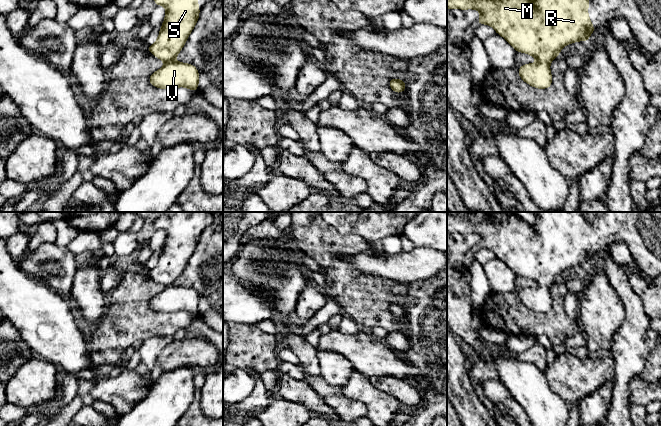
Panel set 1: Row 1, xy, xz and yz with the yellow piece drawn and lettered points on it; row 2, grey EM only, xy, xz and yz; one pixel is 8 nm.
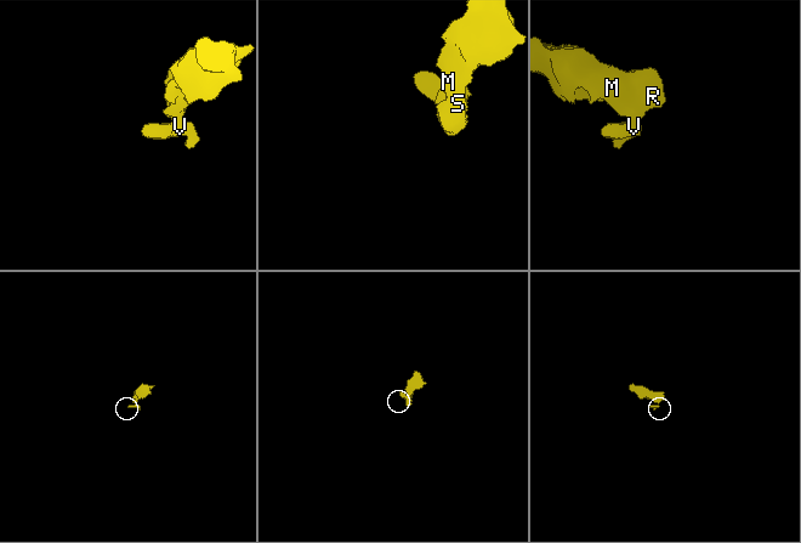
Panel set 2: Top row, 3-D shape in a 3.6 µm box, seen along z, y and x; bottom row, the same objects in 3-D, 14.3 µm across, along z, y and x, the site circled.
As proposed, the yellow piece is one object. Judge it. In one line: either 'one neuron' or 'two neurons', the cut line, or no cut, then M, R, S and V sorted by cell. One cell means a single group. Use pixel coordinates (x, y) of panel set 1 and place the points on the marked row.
one neuron; no cut; M R S V

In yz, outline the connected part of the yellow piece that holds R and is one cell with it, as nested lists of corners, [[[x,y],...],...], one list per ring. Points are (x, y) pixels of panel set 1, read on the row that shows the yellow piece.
[[[447,0],[447,8],[475,9],[481,12],[477,26],[487,24],[502,36],[516,52],[529,54],[538,59],[535,64],[519,67],[519,77],[537,89],[552,87],[549,64],[560,54],[561,49],[577,41],[588,42],[596,30],[590,21],[587,8],[589,0]]]

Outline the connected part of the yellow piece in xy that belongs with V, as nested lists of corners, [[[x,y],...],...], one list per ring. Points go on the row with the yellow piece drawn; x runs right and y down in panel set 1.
[[[154,0],[154,4],[163,5],[166,15],[157,41],[146,49],[166,64],[153,72],[148,82],[159,89],[186,87],[197,92],[198,69],[193,64],[176,62],[174,58],[184,47],[198,21],[201,11],[198,0]]]

